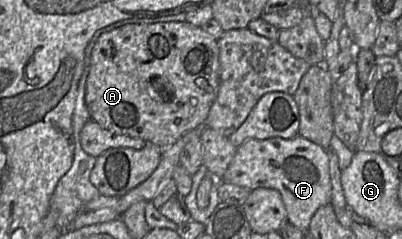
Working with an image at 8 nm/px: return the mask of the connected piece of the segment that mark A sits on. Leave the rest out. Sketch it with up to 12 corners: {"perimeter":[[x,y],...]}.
{"perimeter":[[186,21],[98,30],[85,102],[161,148],[206,127],[217,40]]}

